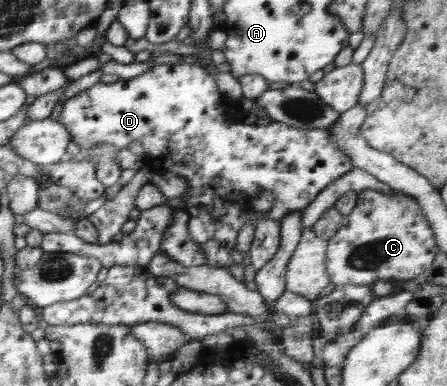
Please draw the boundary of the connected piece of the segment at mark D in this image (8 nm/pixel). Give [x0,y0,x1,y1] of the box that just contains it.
[60,63,355,269]

